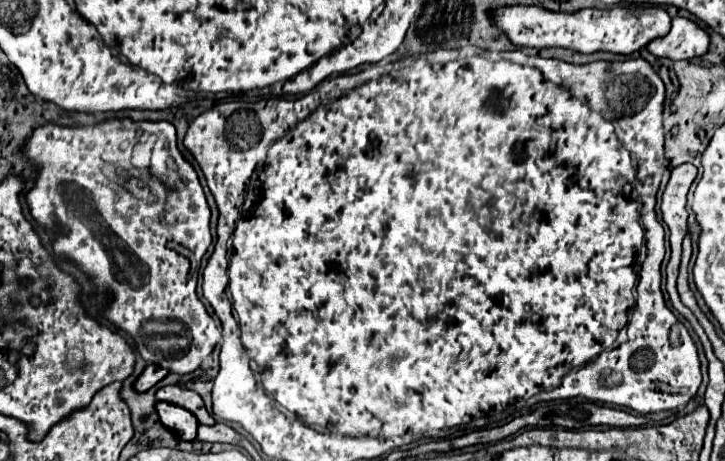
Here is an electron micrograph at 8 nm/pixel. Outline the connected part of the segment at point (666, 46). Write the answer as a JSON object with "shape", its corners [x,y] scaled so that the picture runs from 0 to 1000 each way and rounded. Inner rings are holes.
{"shape":[[[931,37],[926,72],[909,89],[898,89],[892,106],[903,124],[920,124],[928,132],[970,124],[978,111],[978,76],[956,46]]]}

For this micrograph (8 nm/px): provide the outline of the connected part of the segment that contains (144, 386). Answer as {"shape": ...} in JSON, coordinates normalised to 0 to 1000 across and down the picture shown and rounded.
{"shape":[[[203,792],[200,805],[194,809],[194,818],[189,822],[186,844],[189,844],[189,848],[206,848],[206,844],[208,844],[214,831],[219,831],[230,809],[233,809],[233,805],[225,800],[225,796],[219,796],[219,792]]]}

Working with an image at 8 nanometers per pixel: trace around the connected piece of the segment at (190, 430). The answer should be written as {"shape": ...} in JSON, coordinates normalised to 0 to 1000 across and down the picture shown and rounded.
{"shape":[[[217,874],[217,896],[225,913],[225,922],[241,939],[244,948],[250,948],[252,957],[266,957],[272,948],[272,926],[274,913],[269,909],[269,900],[247,879],[236,879],[236,874]]]}

